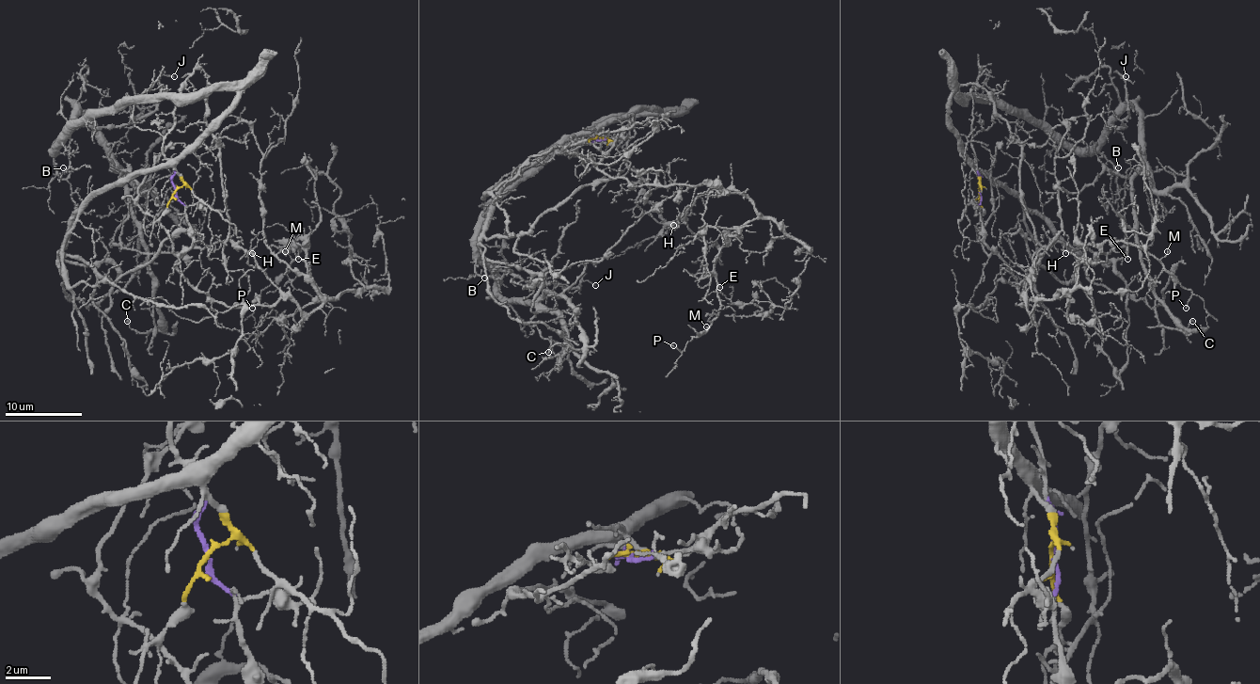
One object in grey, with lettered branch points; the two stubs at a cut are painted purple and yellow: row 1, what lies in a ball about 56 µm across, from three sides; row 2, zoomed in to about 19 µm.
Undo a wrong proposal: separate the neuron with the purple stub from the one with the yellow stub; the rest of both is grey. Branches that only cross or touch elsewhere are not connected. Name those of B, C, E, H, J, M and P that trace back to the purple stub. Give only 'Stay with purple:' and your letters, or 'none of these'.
Stay with purple: E, H, M, P

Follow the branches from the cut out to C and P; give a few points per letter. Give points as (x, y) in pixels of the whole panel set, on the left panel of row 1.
C: (175, 191), (175, 162), (233, 90), (133, 96), (57, 148), (76, 107), (123, 179), (162, 330), (127, 320)
P: (175, 189), (193, 243), (175, 266), (196, 289), (307, 312), (336, 299), (293, 241), (297, 259), (252, 309)

